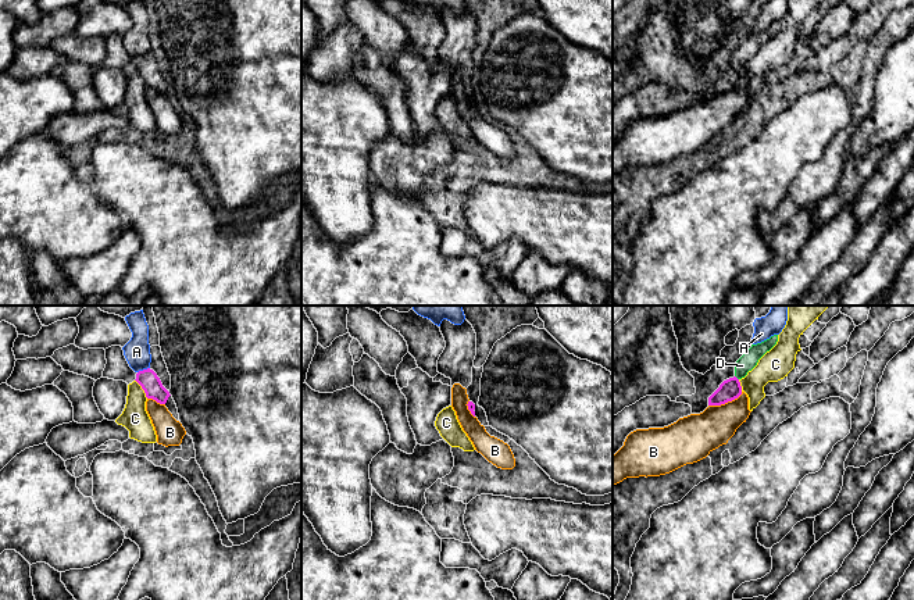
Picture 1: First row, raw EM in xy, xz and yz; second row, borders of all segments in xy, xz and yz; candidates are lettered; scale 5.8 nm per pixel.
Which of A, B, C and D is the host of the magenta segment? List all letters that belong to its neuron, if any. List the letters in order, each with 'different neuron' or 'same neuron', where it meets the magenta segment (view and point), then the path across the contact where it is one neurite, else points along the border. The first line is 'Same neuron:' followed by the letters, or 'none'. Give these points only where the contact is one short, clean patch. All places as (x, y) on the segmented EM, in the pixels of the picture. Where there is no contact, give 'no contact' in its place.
Same neuron: D
A: different neuron; contact xy (143, 370); border xy (149, 367), (138, 372)
B: different neuron; contact yz (725, 402); border yz (742, 392), (731, 400), (709, 406)
C: different neuron; contact xy (142, 388); border xy (135, 379), (147, 397)
D: same neuron; contact yz (736, 378); way yz (729, 389), (736, 378), (748, 361)

